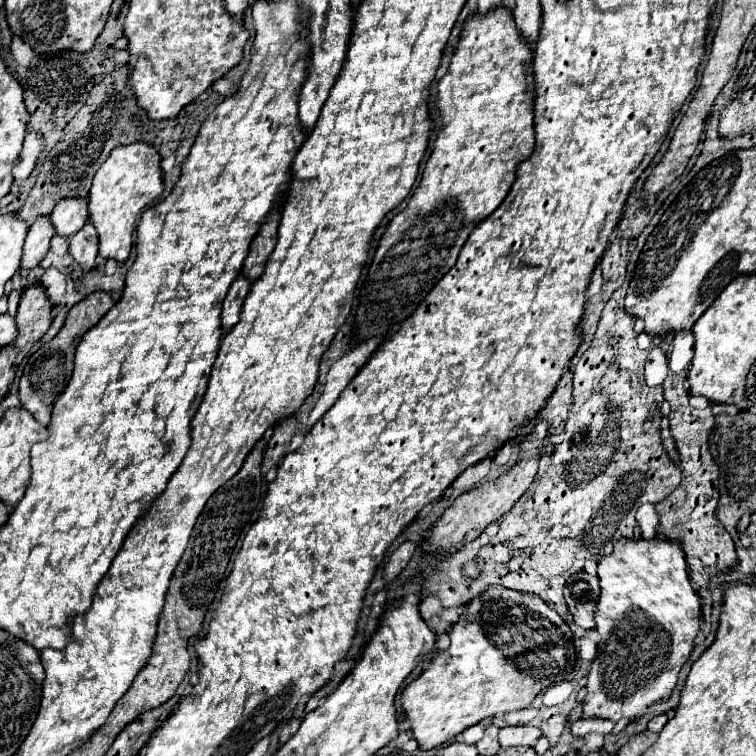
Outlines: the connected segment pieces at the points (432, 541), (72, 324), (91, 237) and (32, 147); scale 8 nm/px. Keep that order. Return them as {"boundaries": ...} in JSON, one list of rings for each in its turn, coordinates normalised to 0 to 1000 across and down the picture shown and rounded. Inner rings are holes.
{"boundaries":[[[[712,554],[706,562],[706,570],[696,578],[690,578],[685,583],[688,591],[688,610],[680,612],[667,628],[661,628],[659,634],[640,639],[619,652],[606,655],[598,668],[585,679],[585,684],[579,687],[577,697],[571,700],[571,708],[566,713],[566,718],[561,721],[561,726],[566,729],[577,729],[577,726],[587,726],[587,729],[603,729],[611,718],[630,713],[651,689],[656,689],[664,679],[675,676],[677,668],[693,655],[693,649],[701,644],[701,639],[706,636],[706,628],[712,623],[712,612],[714,612],[714,599],[720,594],[720,581],[725,575],[725,560],[720,554]]],[[[127,385],[122,390],[116,390],[114,396],[108,396],[106,401],[101,401],[93,411],[90,411],[90,419],[79,435],[79,440],[61,451],[45,470],[40,470],[34,485],[32,485],[32,493],[29,493],[29,501],[26,501],[26,533],[34,544],[42,546],[42,552],[53,560],[53,562],[63,562],[66,560],[66,546],[69,546],[69,536],[71,530],[77,528],[77,522],[85,517],[93,496],[95,496],[95,488],[98,488],[98,467],[101,467],[101,459],[108,448],[108,443],[122,435],[146,409],[148,409],[151,398],[143,388],[135,388],[135,385]]],[[[114,295],[101,311],[95,311],[90,316],[93,321],[93,337],[106,348],[108,358],[116,361],[119,356],[124,356],[124,343],[130,337],[130,313],[127,313],[127,303]]],[[[40,173],[34,179],[34,184],[32,184],[32,194],[26,200],[26,208],[24,208],[24,213],[21,213],[19,224],[16,224],[16,231],[19,231],[19,239],[21,242],[24,239],[32,239],[42,229],[42,224],[48,218],[48,210],[50,210],[50,205],[56,200],[56,194],[58,194],[56,181],[50,176]]]]}

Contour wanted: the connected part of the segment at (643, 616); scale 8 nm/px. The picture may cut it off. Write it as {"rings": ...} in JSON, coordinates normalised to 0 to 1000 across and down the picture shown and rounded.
{"rings":[[[878,710],[857,713],[820,713],[812,729],[791,742],[794,792],[788,798],[788,835],[796,840],[799,856],[786,872],[778,890],[778,917],[772,922],[772,951],[796,948],[820,954],[825,948],[844,951],[857,943],[862,930],[884,925],[897,888],[915,864],[918,843],[926,821],[926,790],[913,774],[905,742],[905,726],[894,716],[878,716]]]}

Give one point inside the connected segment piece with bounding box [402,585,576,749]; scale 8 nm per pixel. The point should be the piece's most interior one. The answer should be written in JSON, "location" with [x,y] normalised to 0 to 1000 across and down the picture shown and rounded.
{"location":[671,854]}

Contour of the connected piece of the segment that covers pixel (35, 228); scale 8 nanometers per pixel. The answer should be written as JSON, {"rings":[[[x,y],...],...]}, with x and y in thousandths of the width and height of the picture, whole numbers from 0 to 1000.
{"rings":[[[58,287],[40,300],[37,313],[32,319],[32,337],[26,343],[26,356],[45,356],[48,351],[53,351],[53,345],[66,329],[69,311],[71,311],[71,300],[66,295],[66,287]]]}

